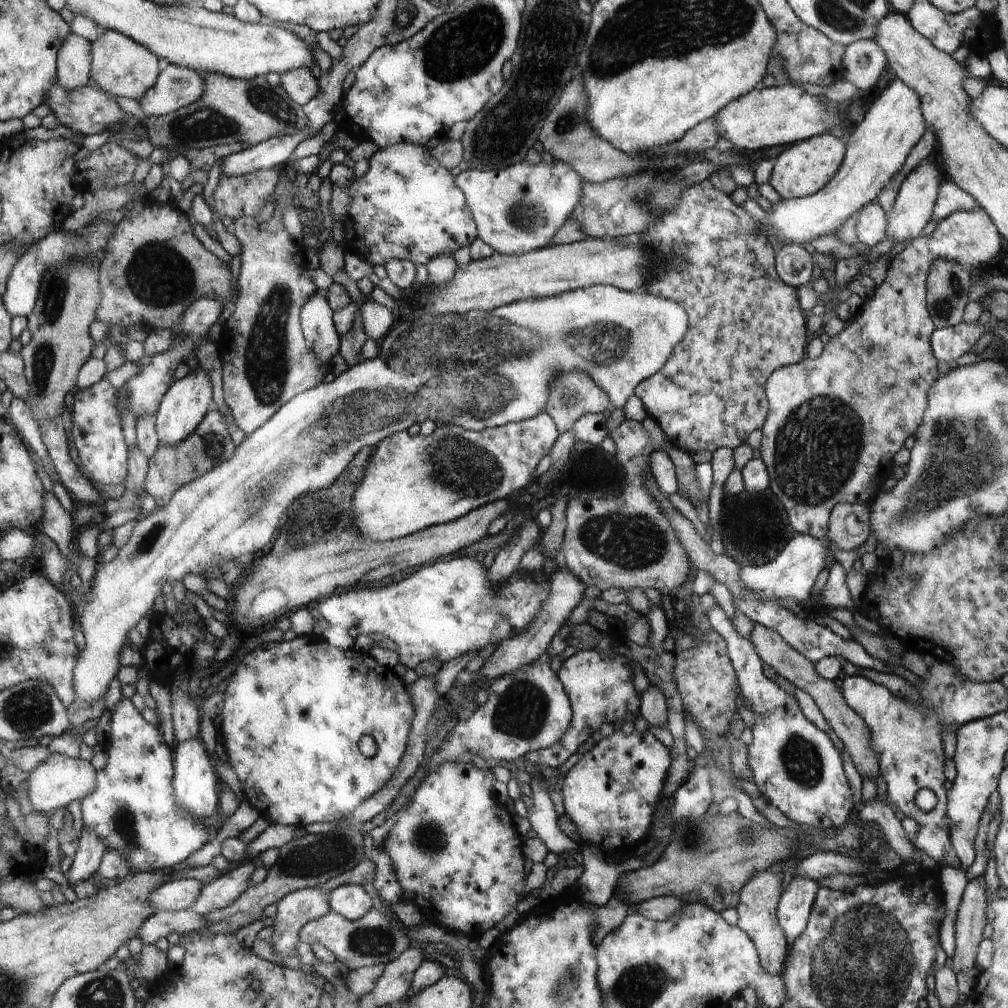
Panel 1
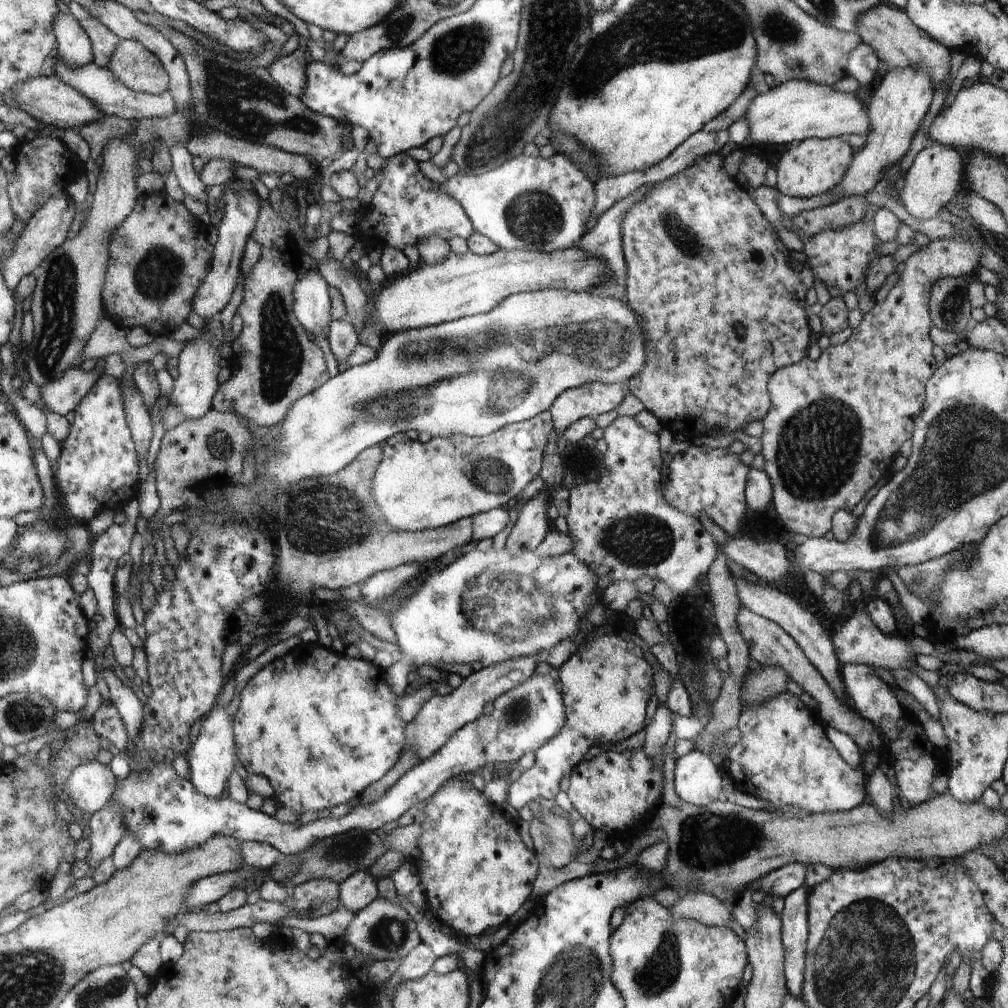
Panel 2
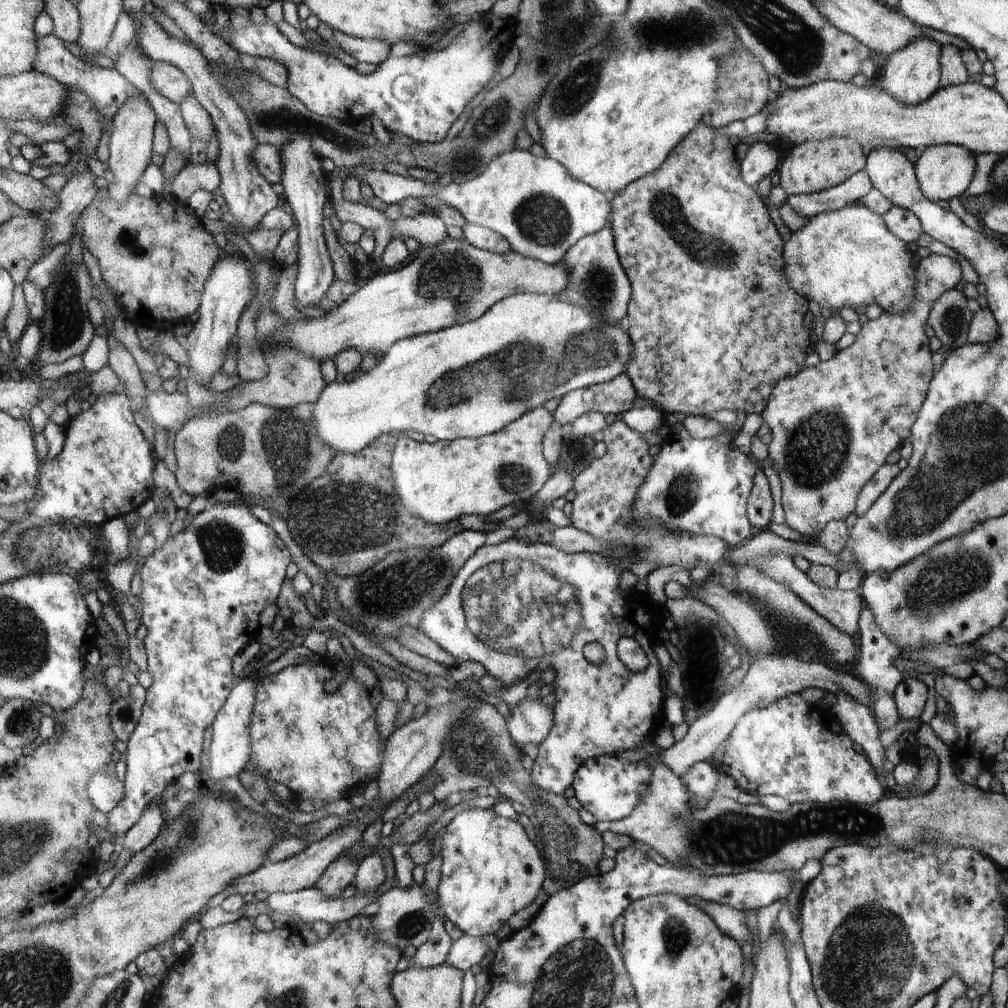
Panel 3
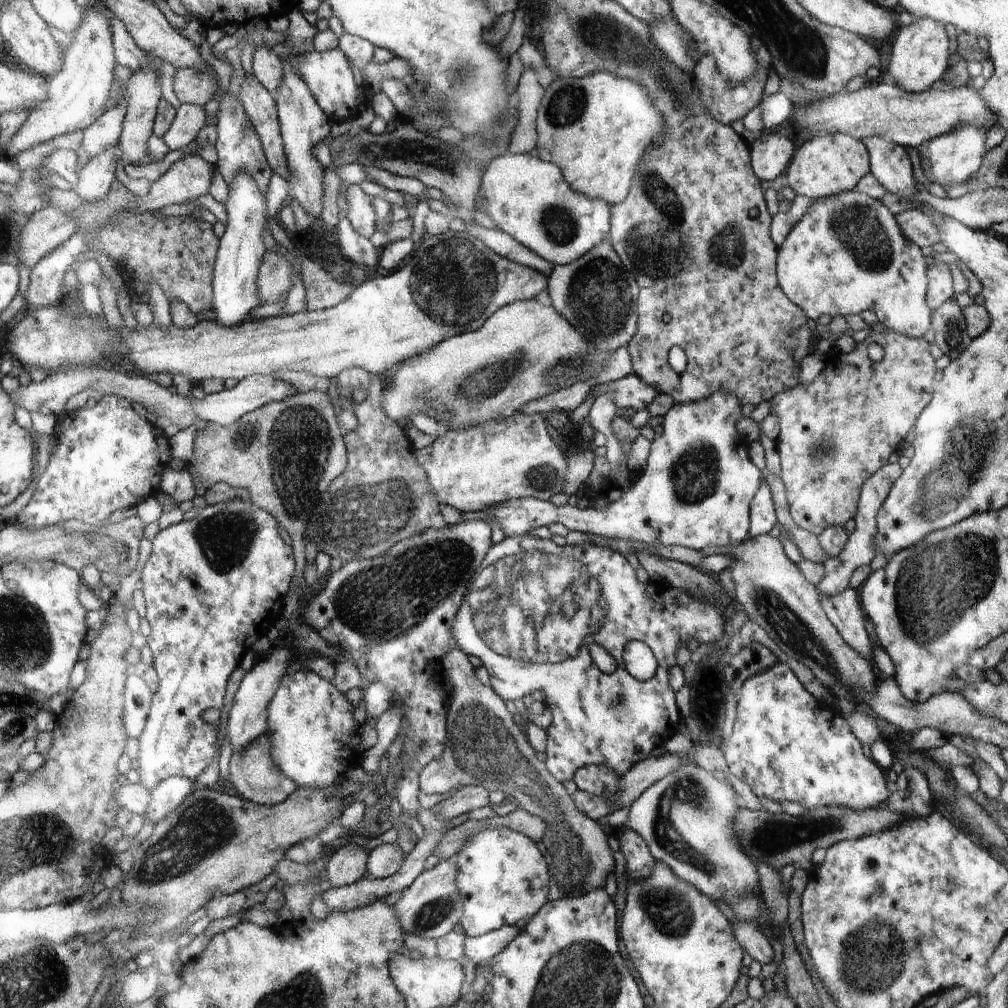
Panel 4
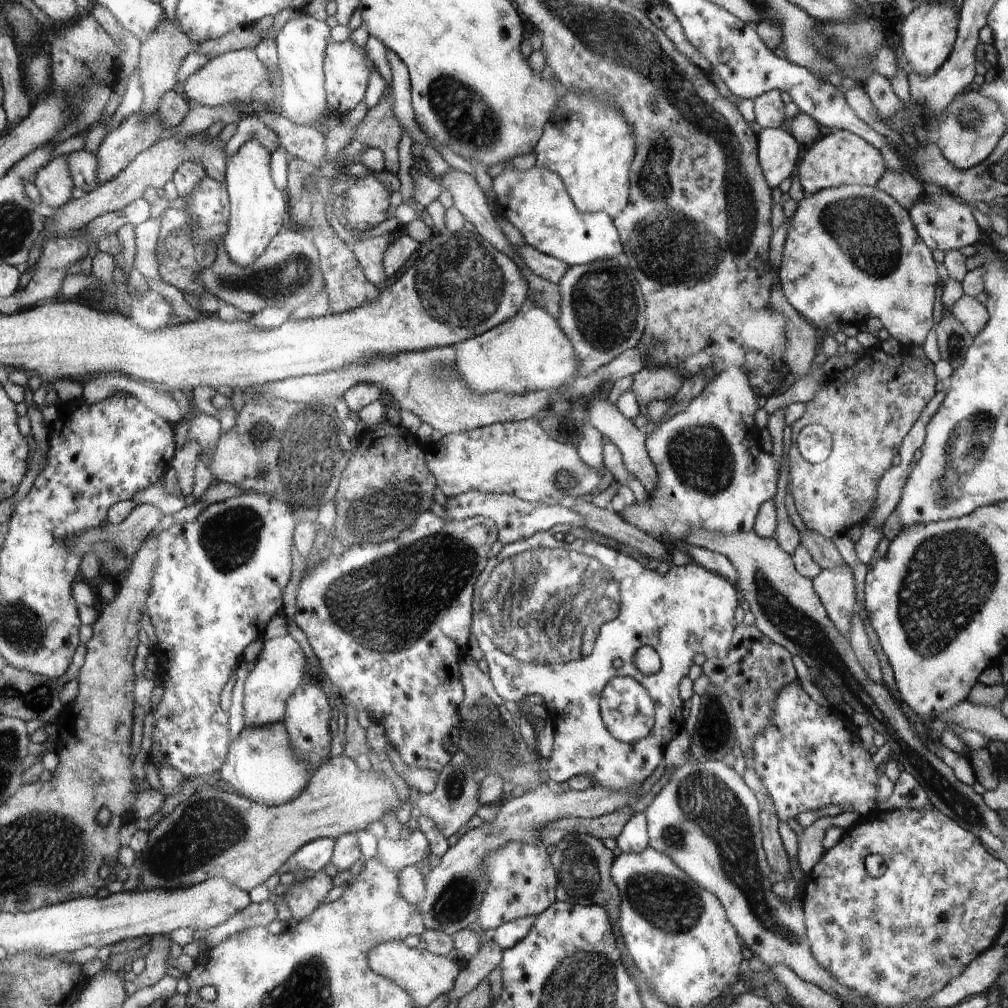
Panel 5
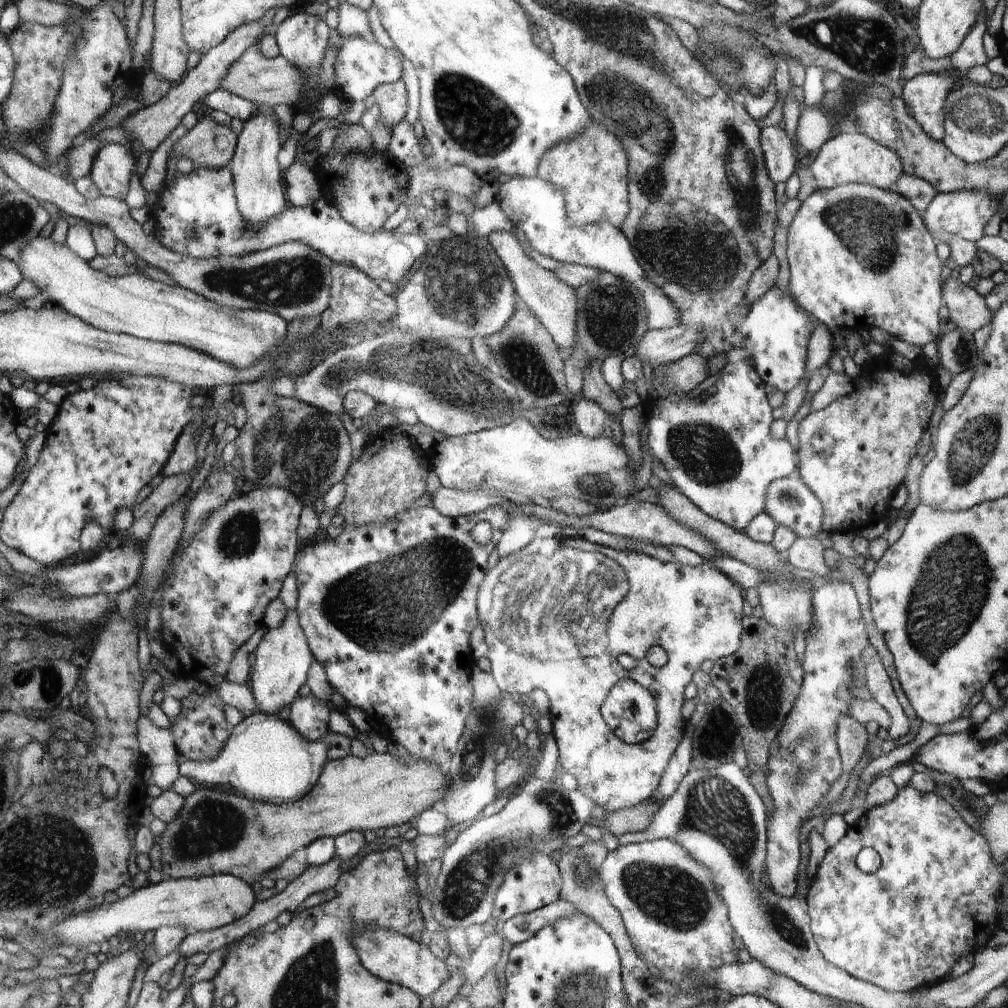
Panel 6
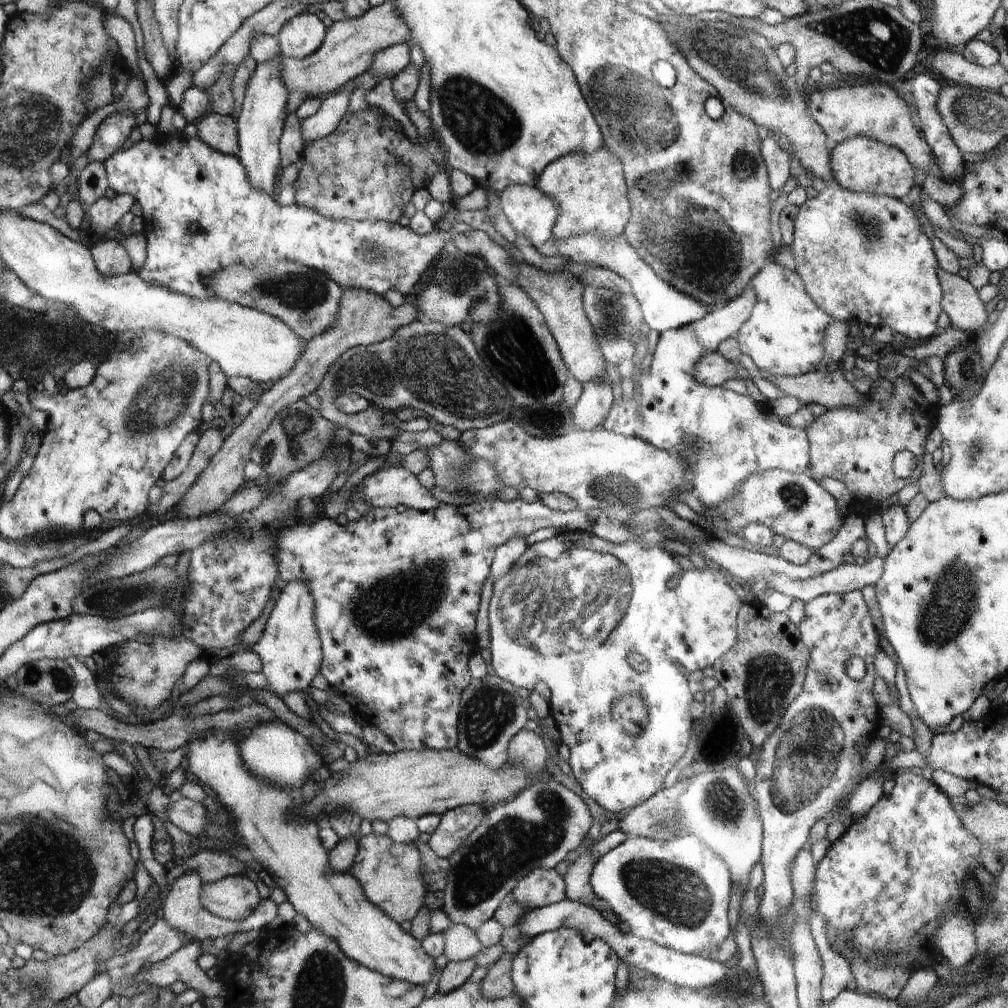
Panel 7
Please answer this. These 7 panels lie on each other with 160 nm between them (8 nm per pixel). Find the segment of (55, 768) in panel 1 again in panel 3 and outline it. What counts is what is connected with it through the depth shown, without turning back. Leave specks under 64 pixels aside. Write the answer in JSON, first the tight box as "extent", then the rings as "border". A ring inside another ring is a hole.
{"extent":[88,769,125,813],"border":[[[109,769],[108,773],[97,773],[91,777],[88,794],[96,810],[109,813],[123,802],[125,788],[114,770]]]}

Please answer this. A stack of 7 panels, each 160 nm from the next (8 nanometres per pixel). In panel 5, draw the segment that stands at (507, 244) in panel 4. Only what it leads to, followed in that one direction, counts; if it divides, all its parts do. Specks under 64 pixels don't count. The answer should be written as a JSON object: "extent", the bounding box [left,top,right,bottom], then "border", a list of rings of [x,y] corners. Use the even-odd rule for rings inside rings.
{"extent":[514,244,570,285],"border":[[[525,244],[522,247],[514,246],[514,248],[519,252],[519,255],[524,259],[526,266],[532,272],[535,272],[538,276],[541,276],[554,284],[558,285],[559,280],[570,268],[565,262],[537,251],[530,245]]]}

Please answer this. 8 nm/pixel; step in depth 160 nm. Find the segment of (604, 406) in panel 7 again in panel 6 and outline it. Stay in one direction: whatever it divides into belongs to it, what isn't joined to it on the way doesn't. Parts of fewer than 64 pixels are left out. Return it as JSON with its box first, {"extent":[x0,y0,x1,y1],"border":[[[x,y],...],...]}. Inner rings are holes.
{"extent":[573,396,609,438],"border":[[[581,396],[574,402],[573,415],[580,433],[596,438],[603,434],[609,414],[596,401]]]}

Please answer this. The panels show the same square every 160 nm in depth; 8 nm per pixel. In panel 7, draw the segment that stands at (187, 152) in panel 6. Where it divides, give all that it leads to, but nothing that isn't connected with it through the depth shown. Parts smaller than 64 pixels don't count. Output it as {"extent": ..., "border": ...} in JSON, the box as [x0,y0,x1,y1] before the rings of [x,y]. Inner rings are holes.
{"extent":[196,113,239,155],"border":[[[212,113],[202,116],[196,122],[197,137],[210,146],[210,148],[229,154],[237,155],[239,150],[237,120],[230,116]]]}

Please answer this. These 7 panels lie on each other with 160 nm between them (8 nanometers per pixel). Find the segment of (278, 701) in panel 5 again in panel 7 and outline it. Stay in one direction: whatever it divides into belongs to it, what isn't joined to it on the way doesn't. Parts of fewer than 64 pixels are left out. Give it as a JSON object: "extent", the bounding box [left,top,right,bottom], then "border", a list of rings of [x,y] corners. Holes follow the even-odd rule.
{"extent":[252,580,323,697],"border":[[[302,580],[288,582],[281,590],[276,606],[266,622],[264,633],[252,648],[262,662],[268,691],[279,697],[311,687],[311,681],[322,670],[323,648],[316,628],[315,598]]]}

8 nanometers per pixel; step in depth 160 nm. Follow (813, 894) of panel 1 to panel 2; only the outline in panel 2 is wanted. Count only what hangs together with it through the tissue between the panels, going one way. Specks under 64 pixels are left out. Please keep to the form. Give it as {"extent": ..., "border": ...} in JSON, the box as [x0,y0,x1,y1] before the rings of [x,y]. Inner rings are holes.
{"extent":[783,885,811,998],"border":[[[800,885],[784,898],[783,943],[786,949],[786,971],[789,993],[800,998],[803,991],[806,964],[807,936],[809,935],[807,910],[811,889]]]}

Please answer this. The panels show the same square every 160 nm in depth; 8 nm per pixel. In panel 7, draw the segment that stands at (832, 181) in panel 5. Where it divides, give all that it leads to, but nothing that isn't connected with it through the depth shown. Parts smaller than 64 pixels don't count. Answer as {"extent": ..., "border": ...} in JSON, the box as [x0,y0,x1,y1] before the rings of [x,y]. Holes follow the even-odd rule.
{"extent":[831,137,914,200],"border":[[[865,137],[850,138],[836,145],[831,151],[831,168],[834,181],[847,190],[868,190],[902,200],[908,200],[908,192],[914,184],[914,170],[904,152],[883,142]]]}

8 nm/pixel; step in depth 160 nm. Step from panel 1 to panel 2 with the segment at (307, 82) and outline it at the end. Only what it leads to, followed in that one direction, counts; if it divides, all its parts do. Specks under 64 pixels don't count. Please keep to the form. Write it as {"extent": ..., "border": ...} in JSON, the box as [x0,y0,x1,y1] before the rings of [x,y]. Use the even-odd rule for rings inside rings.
{"extent":[268,46,307,98],"border":[[[299,46],[293,53],[278,57],[268,69],[281,89],[299,98],[307,83],[306,66],[306,51]]]}

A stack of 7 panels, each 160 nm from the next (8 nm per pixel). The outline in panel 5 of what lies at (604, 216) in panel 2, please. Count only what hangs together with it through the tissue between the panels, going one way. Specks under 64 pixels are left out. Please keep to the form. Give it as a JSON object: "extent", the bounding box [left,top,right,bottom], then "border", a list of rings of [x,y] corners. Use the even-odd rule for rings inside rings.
{"extent":[557,259,646,376],"border":[[[608,259],[574,265],[558,286],[561,303],[557,320],[575,349],[580,364],[576,376],[594,374],[625,350],[637,346],[646,326],[645,300],[626,262]]]}

